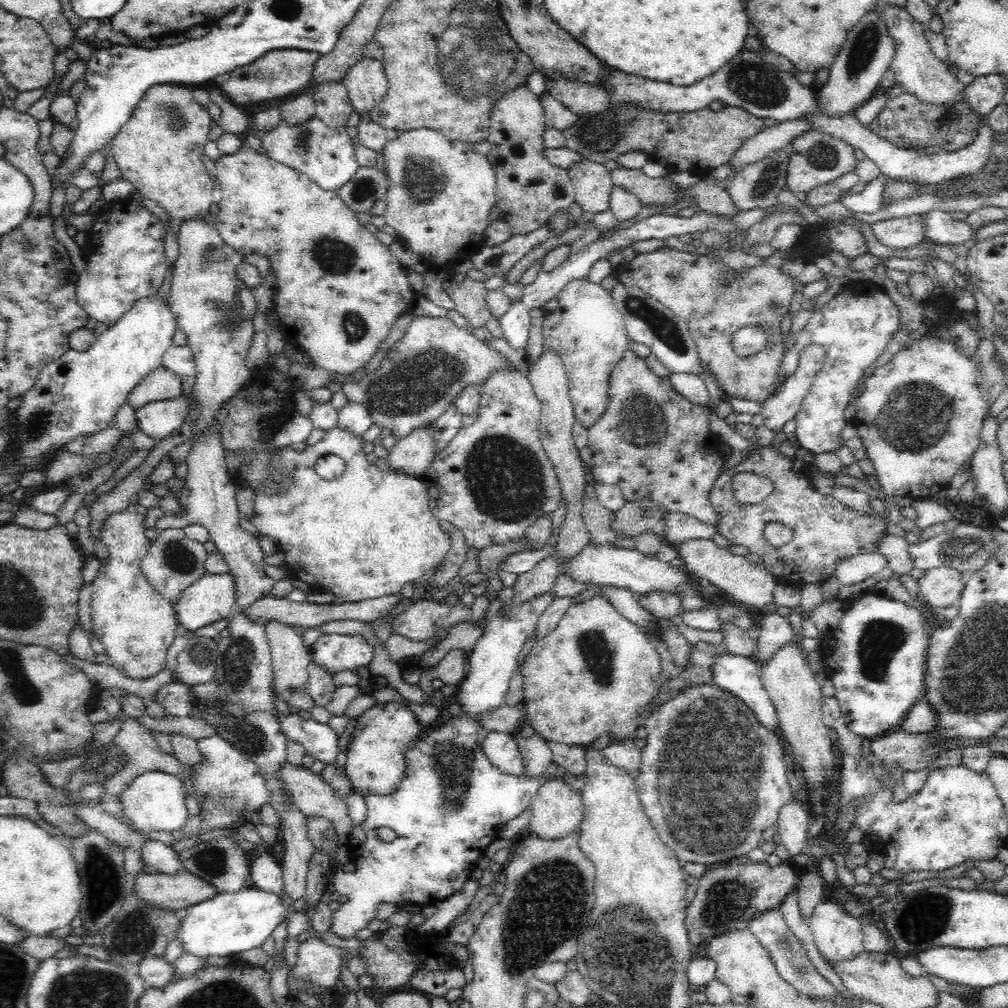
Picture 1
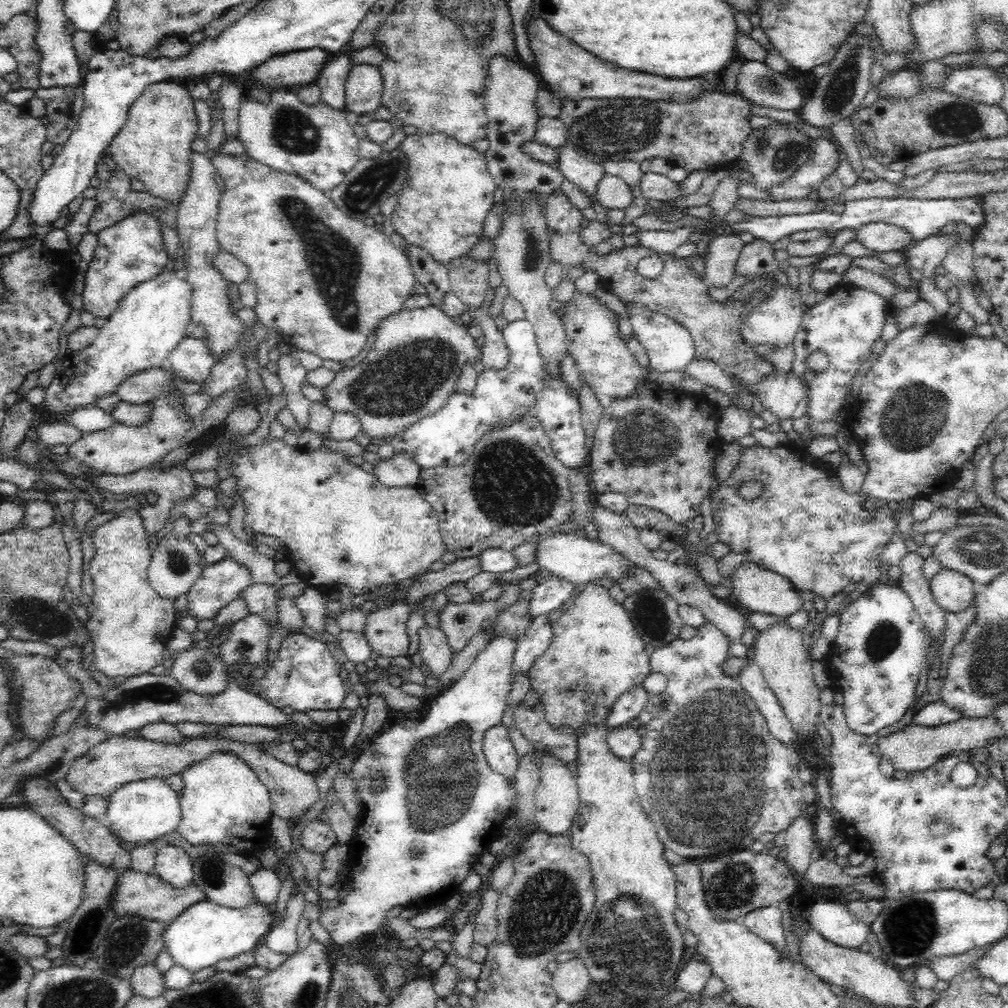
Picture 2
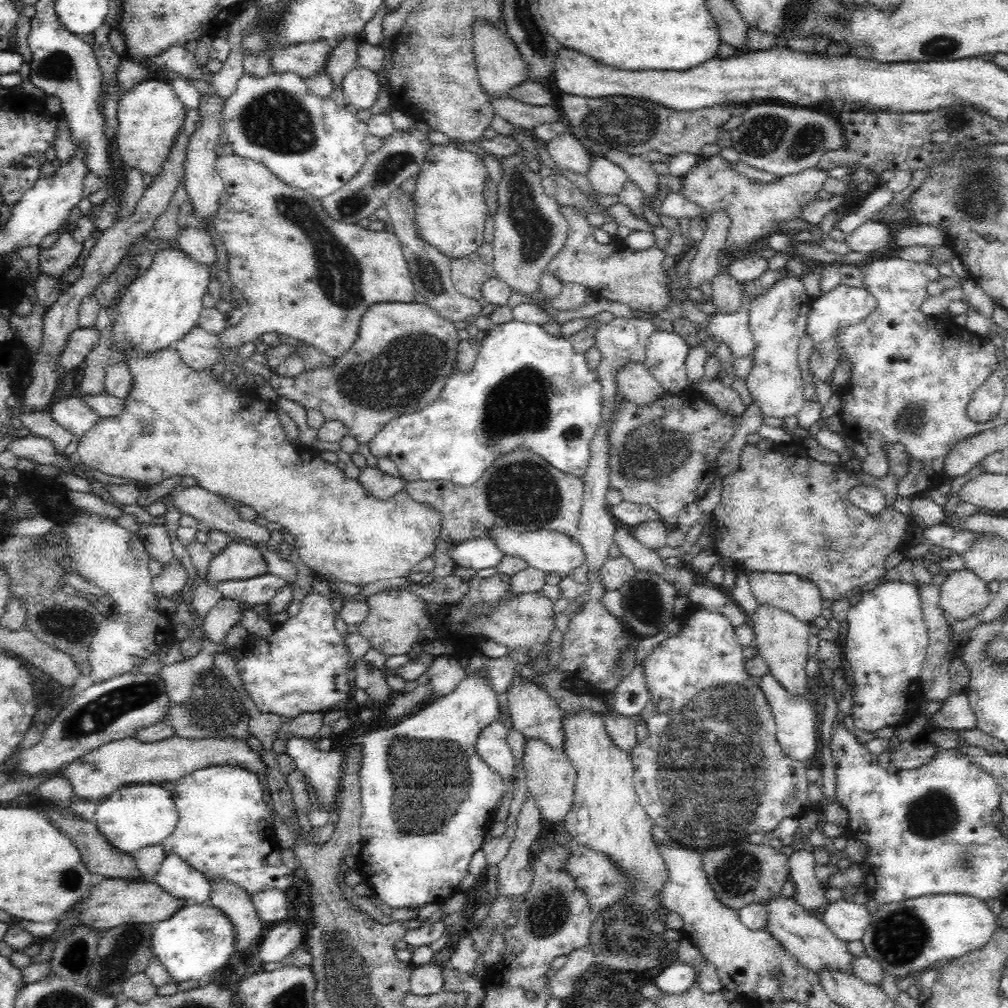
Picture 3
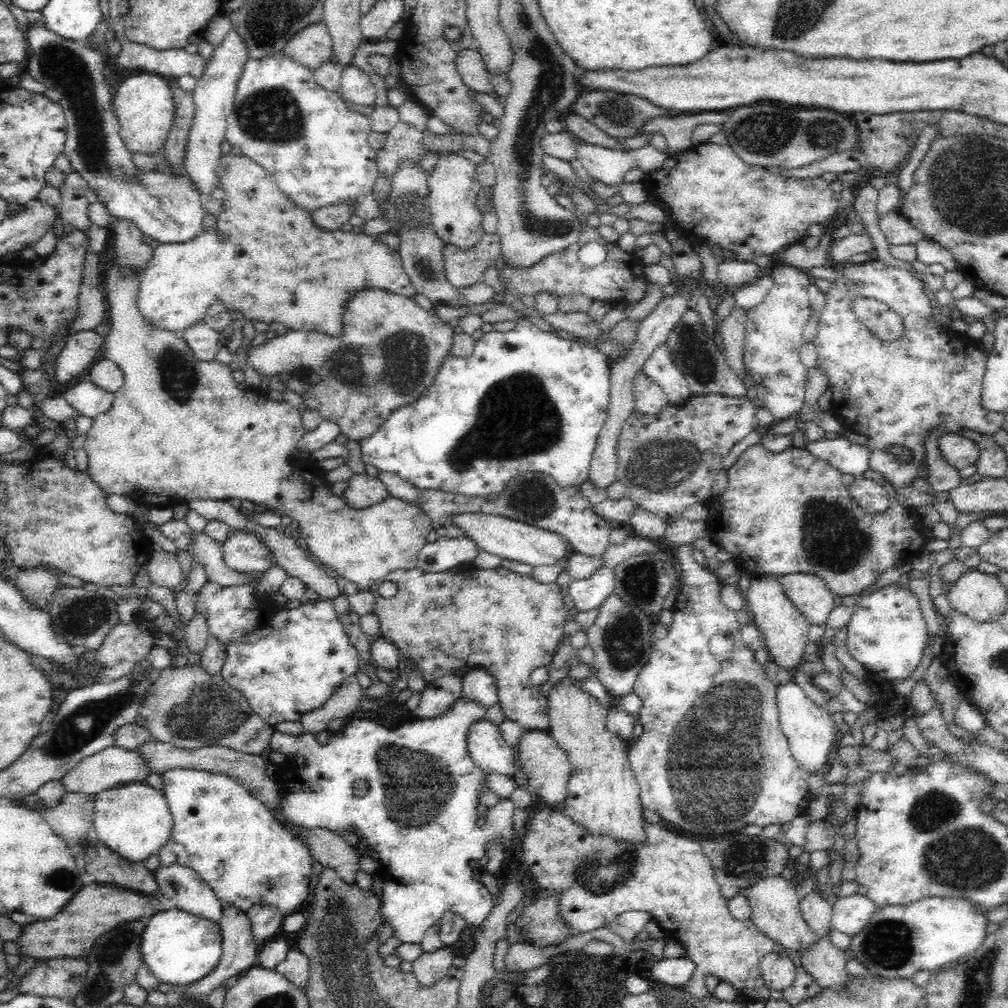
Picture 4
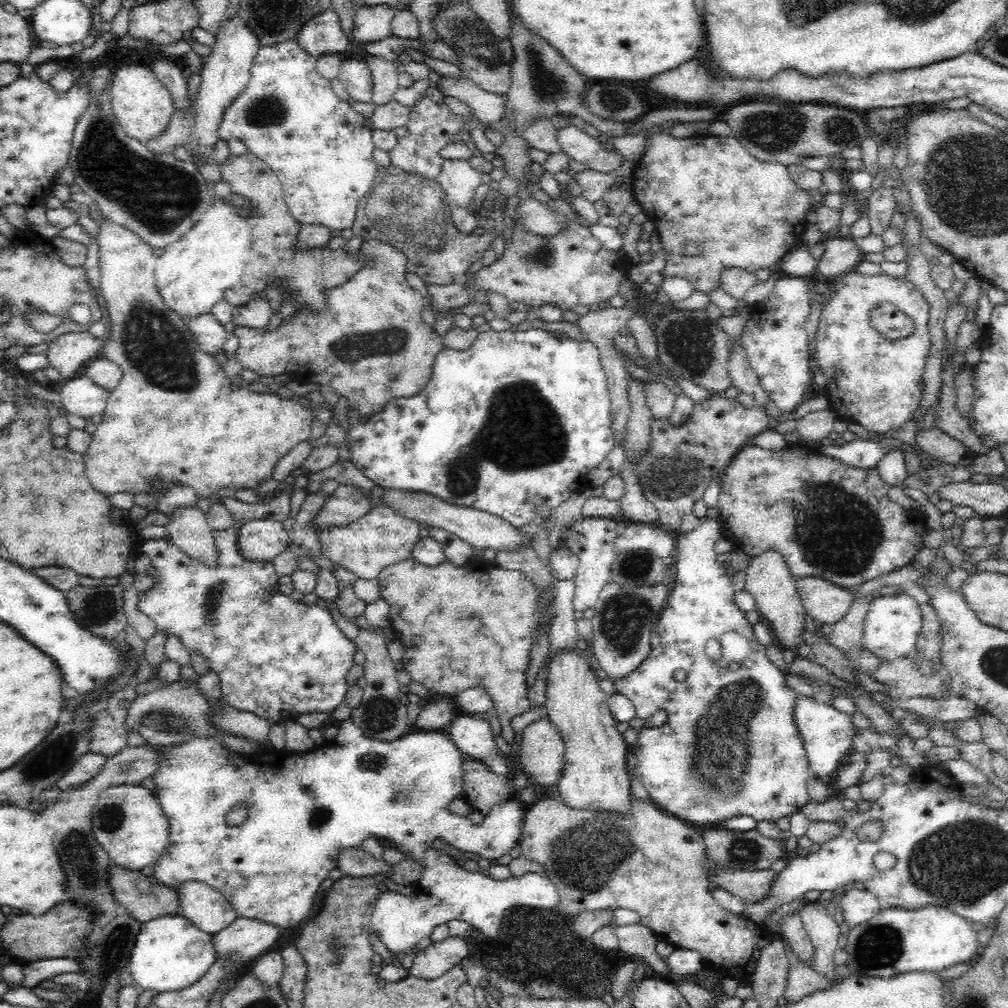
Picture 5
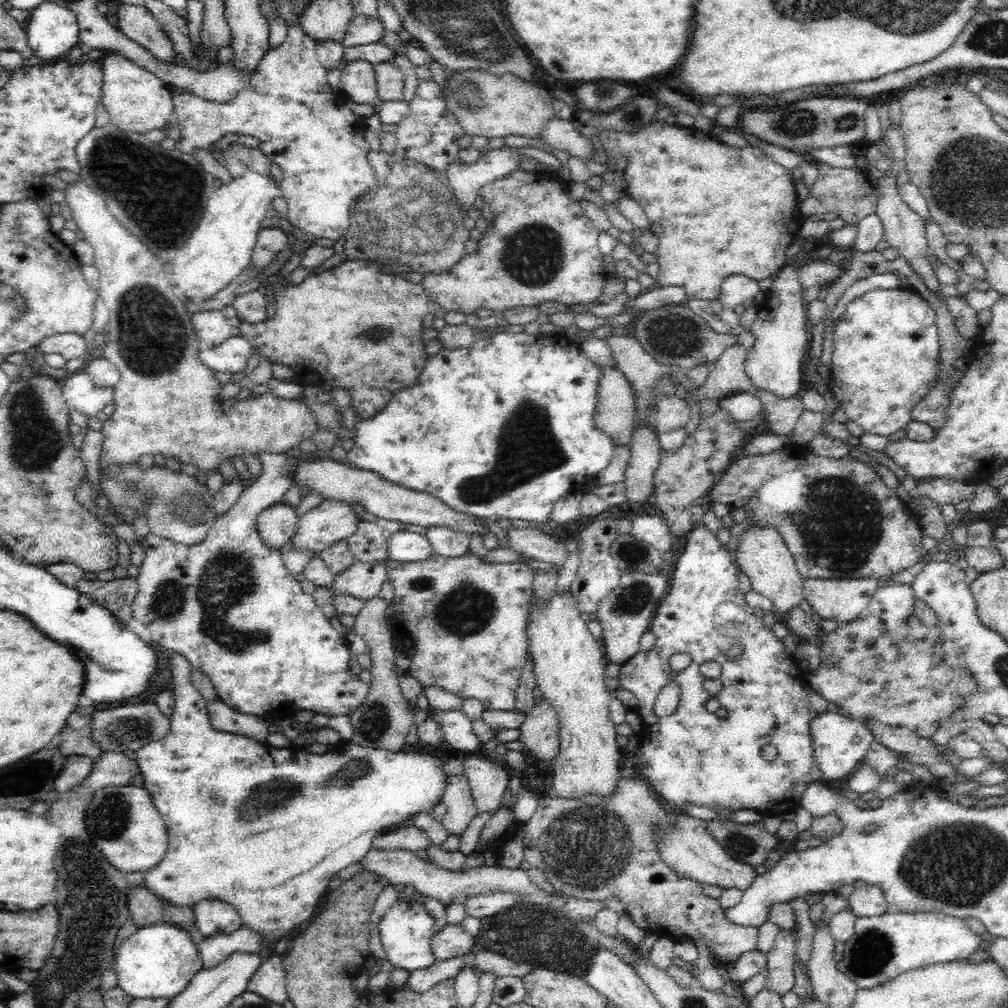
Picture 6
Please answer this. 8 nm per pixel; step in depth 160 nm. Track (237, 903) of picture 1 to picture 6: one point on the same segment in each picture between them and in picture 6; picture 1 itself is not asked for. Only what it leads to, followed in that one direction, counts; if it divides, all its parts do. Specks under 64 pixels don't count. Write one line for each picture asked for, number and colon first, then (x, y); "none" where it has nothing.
2: (205, 933)
3: (197, 940)
4: (177, 948)
5: (169, 954)
6: (157, 962)

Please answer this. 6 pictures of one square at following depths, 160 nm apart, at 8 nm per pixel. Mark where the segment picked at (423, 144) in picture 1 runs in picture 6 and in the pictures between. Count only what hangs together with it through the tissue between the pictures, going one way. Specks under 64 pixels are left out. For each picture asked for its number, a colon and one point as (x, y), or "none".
2: (449, 189)
3: (451, 211)
4: (453, 188)
5: (458, 178)
6: (465, 179)

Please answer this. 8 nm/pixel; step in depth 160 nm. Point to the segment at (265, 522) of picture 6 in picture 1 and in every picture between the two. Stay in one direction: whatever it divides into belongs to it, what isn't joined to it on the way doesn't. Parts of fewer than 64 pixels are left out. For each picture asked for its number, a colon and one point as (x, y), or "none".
1: (210, 598)
2: (219, 583)
3: (239, 560)
4: (244, 551)
5: (262, 539)

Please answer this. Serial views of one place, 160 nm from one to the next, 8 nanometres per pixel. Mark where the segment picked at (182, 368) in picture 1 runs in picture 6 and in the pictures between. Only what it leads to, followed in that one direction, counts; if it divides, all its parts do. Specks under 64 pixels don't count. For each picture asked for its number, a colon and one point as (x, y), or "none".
2: (192, 359)
3: (199, 349)
4: (204, 342)
5: (209, 333)
6: (212, 327)

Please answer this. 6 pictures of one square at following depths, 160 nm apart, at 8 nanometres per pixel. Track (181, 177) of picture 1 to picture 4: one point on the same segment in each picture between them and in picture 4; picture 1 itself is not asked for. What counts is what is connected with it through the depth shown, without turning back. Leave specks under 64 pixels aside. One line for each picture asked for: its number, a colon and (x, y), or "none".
2: (153, 145)
3: (149, 114)
4: (143, 104)

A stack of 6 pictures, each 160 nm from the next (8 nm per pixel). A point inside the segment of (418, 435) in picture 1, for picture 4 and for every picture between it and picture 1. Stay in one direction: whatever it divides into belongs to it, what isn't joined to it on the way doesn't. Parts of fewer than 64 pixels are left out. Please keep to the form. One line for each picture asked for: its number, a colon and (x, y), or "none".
2: (399, 471)
3: (382, 487)
4: (363, 491)

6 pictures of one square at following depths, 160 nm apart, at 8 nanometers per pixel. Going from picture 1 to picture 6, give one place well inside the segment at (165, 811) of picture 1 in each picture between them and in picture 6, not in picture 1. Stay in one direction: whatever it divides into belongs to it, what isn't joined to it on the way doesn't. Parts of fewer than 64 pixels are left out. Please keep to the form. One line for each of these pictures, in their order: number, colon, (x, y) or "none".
2: (141, 811)
3: (135, 816)
4: (133, 820)
5: (128, 822)
6: (122, 822)

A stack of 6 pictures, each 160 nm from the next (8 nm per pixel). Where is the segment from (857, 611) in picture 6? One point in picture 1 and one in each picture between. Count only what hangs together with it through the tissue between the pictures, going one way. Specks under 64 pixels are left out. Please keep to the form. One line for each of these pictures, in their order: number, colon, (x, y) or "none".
1: (750, 584)
2: (761, 590)
3: (801, 597)
4: (809, 593)
5: (827, 602)

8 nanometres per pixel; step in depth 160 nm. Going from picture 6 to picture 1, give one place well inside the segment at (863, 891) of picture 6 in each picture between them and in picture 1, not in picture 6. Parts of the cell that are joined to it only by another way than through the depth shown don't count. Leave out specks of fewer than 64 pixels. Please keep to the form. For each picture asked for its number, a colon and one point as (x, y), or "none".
1: (838, 936)
2: (831, 919)
3: (848, 920)
4: (850, 914)
5: (858, 906)

